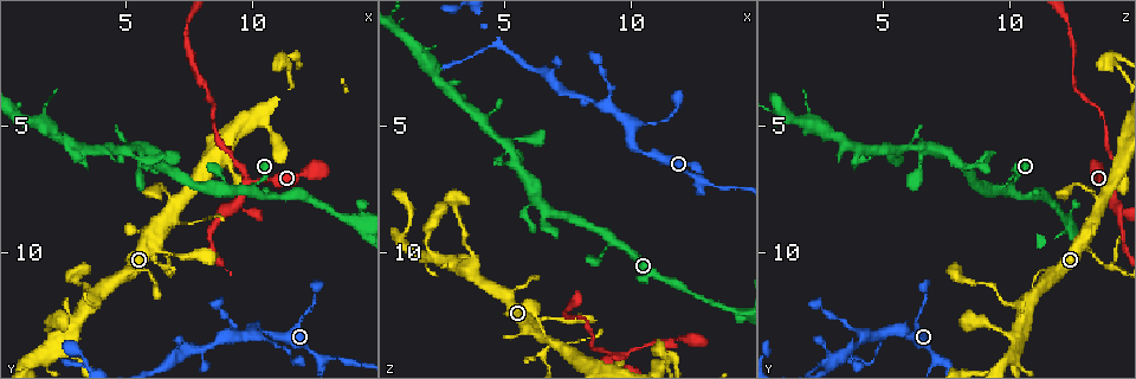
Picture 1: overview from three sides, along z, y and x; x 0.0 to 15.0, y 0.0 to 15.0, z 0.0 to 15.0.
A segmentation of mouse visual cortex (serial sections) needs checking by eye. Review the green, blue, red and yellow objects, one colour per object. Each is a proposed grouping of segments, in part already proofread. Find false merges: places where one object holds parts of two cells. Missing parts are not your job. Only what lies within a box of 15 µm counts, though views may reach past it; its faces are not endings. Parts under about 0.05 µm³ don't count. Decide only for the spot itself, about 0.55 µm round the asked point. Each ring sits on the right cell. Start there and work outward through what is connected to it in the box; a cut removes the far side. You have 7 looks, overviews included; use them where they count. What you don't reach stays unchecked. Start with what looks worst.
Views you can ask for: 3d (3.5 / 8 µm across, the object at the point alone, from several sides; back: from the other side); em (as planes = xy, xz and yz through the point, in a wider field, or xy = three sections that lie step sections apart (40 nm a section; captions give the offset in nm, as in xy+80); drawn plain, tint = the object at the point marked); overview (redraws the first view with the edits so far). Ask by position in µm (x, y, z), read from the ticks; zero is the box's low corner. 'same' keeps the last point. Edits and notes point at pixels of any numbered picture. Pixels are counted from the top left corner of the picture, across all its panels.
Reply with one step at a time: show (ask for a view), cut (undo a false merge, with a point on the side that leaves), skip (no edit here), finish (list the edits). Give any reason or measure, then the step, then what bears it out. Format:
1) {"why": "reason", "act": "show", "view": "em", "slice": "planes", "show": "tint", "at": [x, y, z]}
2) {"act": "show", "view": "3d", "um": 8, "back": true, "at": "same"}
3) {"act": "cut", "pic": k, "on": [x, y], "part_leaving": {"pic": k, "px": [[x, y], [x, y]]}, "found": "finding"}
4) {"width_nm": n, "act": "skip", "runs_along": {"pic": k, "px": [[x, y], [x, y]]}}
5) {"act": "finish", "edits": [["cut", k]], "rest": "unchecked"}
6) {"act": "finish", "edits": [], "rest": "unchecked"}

{"why": "narrows sharply", "act": "show", "view": "3d", "um": 8, "at": [10.7, 13.5, 4.8]}

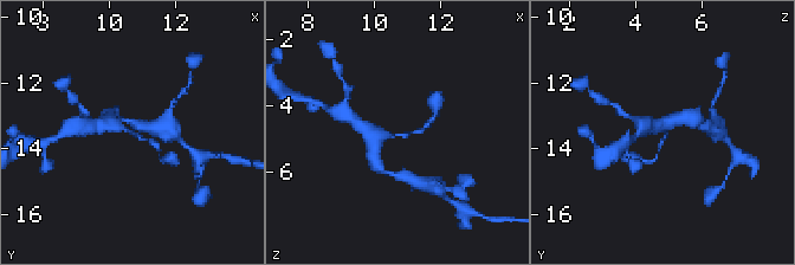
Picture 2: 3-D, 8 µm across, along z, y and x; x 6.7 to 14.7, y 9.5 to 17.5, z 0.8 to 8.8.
{"why": "closer look", "act": "show", "view": "3d", "um": 3.5, "at": [10.8, 13.4, 4.8]}

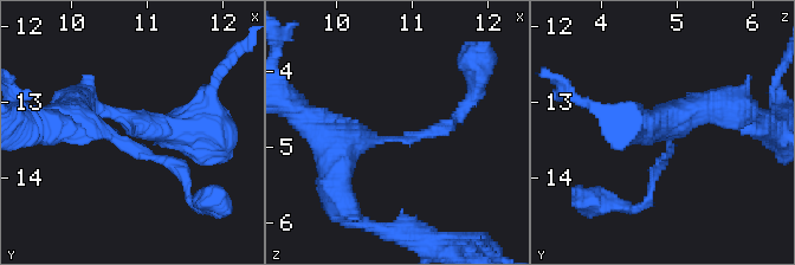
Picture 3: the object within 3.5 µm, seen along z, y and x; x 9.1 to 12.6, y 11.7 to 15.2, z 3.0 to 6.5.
{"arm_widths_nm": [150, 450], "why": "need the tissue", "act": "show", "view": "em", "slice": "xy", "step": 2, "show": "tint", "at": [10.75, 13.45, 4.90]}

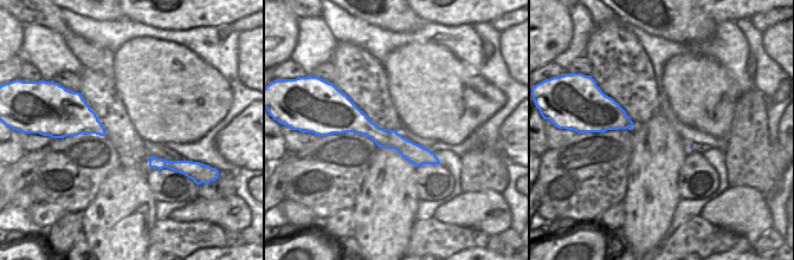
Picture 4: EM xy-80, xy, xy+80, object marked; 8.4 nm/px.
{"width_nm": 170, "act": "skip", "runs_along": {"pic": 3, "px": [[69, 111], [170, 162], [188, 185]]}, "found": "all the same cell"}

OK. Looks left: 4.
{"why": "four arms meet", "act": "show", "view": "3d", "um": 8, "at": [5.9, 9.3, 13.0]}

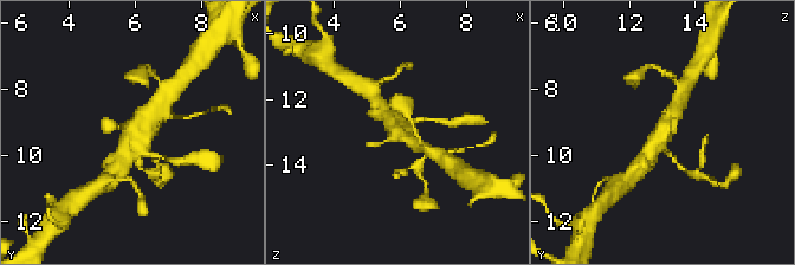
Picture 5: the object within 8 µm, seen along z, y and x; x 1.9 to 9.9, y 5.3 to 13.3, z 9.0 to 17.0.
{"act": "show", "view": "em", "slice": "xy", "step": 3, "show": "tint", "at": [6.0, 9.4, 13.0]}

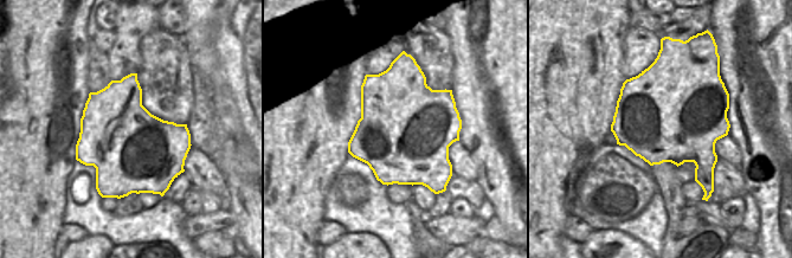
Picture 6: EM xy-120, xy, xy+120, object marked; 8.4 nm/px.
{"act": "skip", "found": "one cell here"}

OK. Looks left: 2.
{"why": "three arms meet", "act": "show", "view": "3d", "um": 8, "at": [9.9, 7.1, 14.0]}

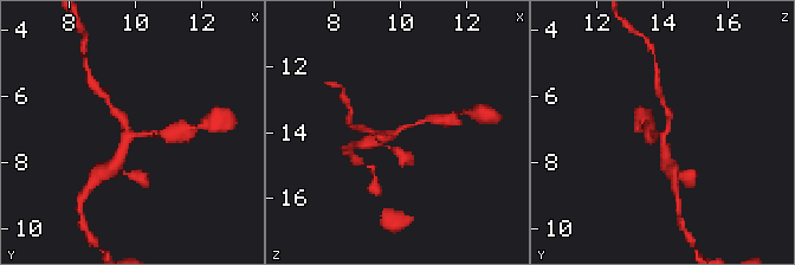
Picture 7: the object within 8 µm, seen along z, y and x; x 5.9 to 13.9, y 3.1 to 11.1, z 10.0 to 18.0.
{"act": "show", "view": "em", "slice": "xy", "step": 5, "show": "tint", "at": [9.8, 7.2, 14.1]}

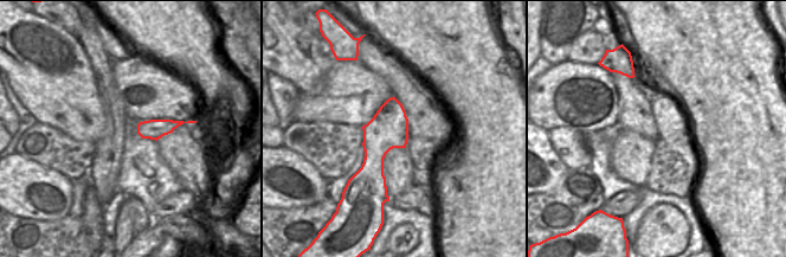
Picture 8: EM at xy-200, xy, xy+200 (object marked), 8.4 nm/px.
{"arm_widths_nm": [150, 200, 300], "act": "skip", "runs_along": {"pic": 7, "px": [[162, 133], [130, 135], [114, 165]]}, "found": "continuous, no second cell"}

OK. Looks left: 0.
{"act": "finish", "edits": [], "rest": "unchecked"}

